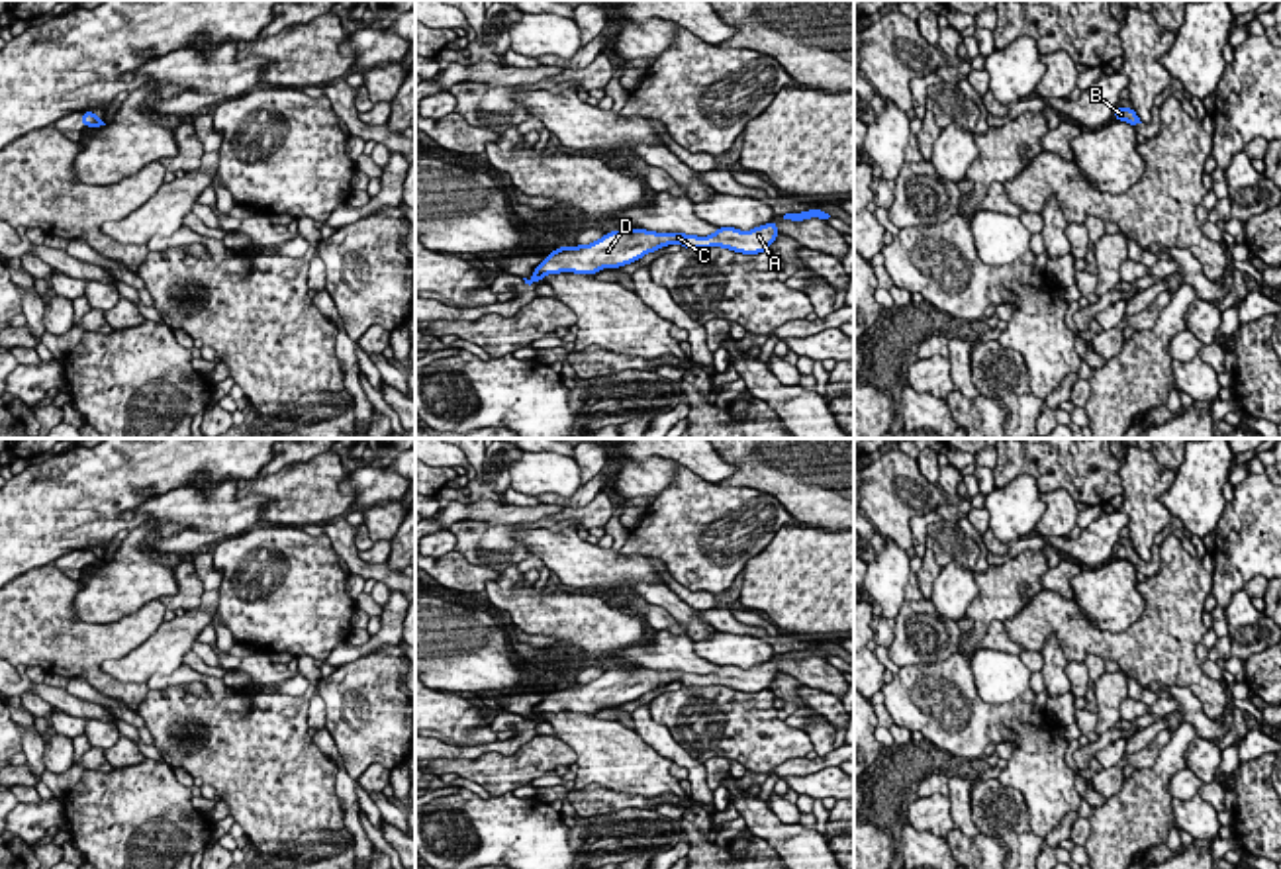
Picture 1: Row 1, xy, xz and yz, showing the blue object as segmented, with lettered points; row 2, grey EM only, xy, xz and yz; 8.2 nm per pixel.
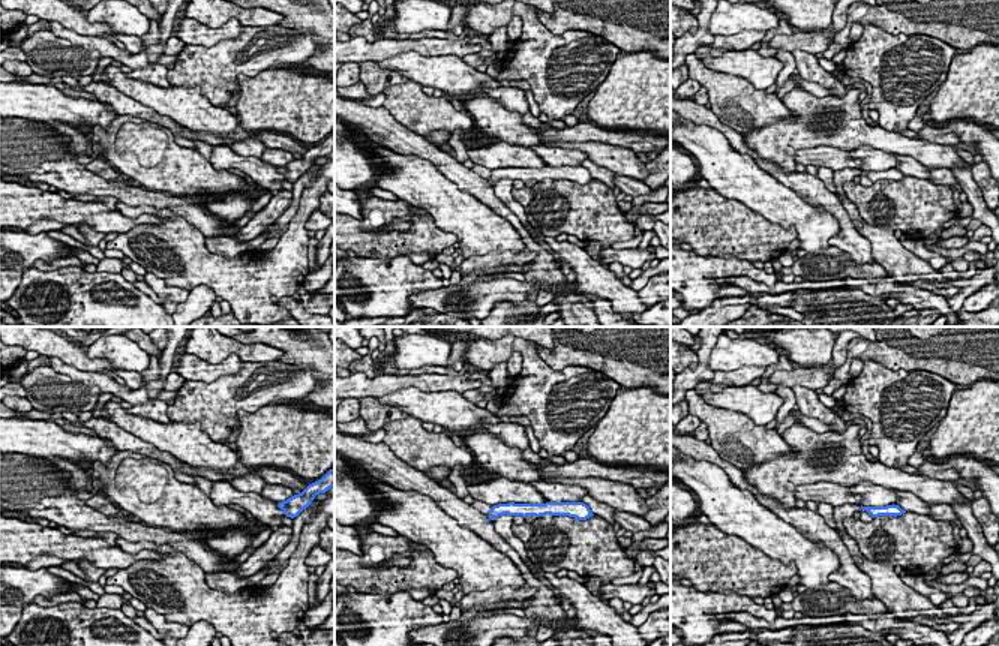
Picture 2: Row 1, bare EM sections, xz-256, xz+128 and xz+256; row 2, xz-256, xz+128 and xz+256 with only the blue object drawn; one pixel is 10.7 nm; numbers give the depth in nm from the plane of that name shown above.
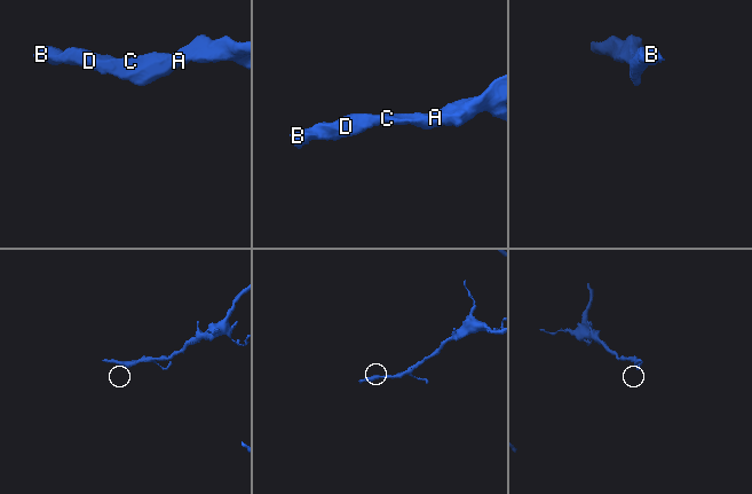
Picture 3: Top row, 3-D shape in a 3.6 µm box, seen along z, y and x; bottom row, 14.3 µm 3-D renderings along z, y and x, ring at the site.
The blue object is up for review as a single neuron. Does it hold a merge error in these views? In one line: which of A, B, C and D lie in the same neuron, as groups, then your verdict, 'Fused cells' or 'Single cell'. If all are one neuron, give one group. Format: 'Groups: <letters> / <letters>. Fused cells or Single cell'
Groups: A B C D. Single cell

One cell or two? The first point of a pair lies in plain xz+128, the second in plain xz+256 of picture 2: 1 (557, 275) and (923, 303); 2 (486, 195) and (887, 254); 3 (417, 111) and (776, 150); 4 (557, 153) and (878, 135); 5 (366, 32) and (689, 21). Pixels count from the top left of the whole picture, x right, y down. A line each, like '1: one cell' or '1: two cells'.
1: two cells
2: two cells
3: two cells
4: two cells
5: two cells

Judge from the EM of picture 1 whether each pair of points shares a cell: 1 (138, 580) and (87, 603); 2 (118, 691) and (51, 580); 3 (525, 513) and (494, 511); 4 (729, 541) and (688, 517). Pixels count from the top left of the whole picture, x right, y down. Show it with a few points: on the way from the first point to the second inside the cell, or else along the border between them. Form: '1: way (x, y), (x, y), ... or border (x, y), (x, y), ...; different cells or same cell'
1: way (126, 586), (98, 601); same cell
2: way (89, 668), (51, 631), (51, 609); same cell
3: way (518, 513), (502, 513); same cell
4: way (719, 533), (704, 533), (698, 527); same cell

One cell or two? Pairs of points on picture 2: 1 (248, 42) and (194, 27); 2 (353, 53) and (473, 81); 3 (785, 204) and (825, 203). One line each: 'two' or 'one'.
1: two
2: two
3: two

